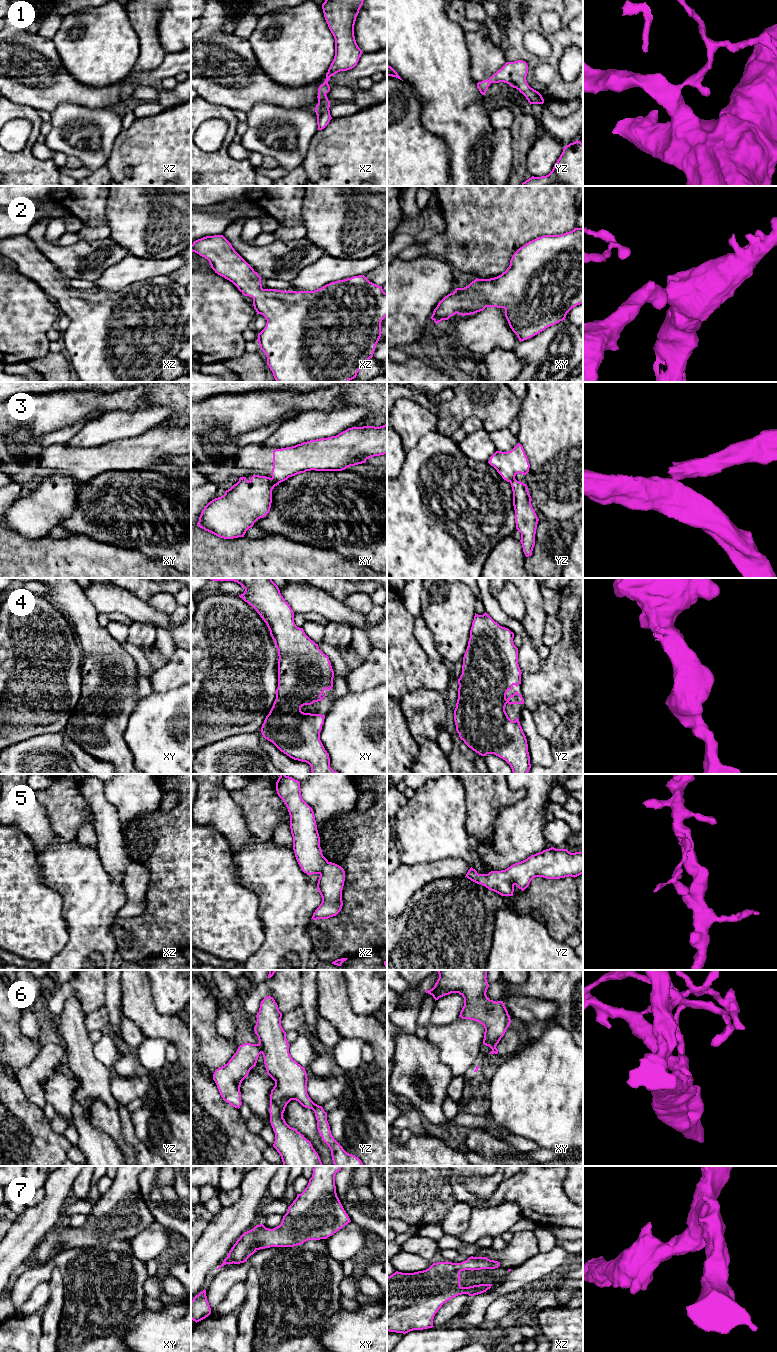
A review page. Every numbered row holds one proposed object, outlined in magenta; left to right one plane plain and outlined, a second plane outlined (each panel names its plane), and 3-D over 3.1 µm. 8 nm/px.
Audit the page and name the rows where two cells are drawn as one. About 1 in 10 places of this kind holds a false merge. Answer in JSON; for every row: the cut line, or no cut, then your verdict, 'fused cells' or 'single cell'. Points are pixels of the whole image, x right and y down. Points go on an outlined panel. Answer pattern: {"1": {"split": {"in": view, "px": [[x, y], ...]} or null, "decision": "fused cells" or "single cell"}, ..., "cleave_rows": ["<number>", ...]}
{"1": {"split": null, "decision": "single cell"}, "2": {"split": null, "decision": "single cell"}, "3": {"split": {"in": "xy", "px": [[272, 477], [279, 482]]}, "decision": "fused cells"}, "4": {"split": null, "decision": "single cell"}, "5": {"split": null, "decision": "single cell"}, "6": {"split": {"in": "yz", "px": [[258, 1044], [262, 1052]]}, "decision": "fused cells"}, "7": {"split": null, "decision": "single cell"}, "cleave_rows": ["3", "6"]}

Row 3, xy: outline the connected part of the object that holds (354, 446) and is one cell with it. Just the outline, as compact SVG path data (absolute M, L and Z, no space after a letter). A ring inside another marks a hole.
M387 422L380 427L352 427L336 436L275 449L271 476L281 483L311 470L342 471L384 454L387 454Z

